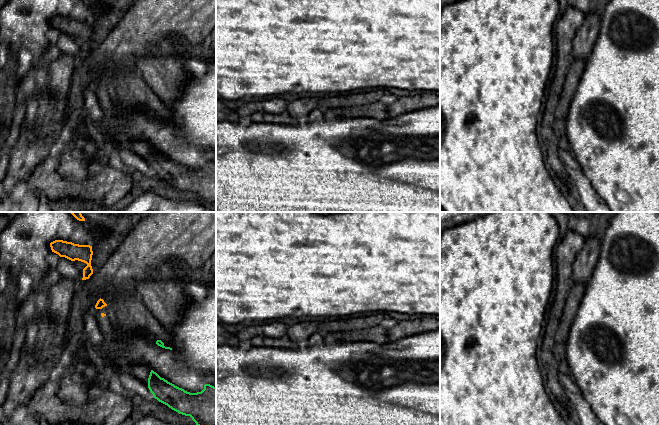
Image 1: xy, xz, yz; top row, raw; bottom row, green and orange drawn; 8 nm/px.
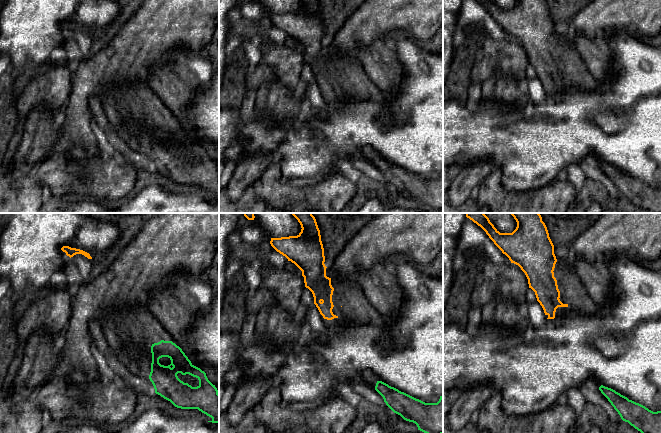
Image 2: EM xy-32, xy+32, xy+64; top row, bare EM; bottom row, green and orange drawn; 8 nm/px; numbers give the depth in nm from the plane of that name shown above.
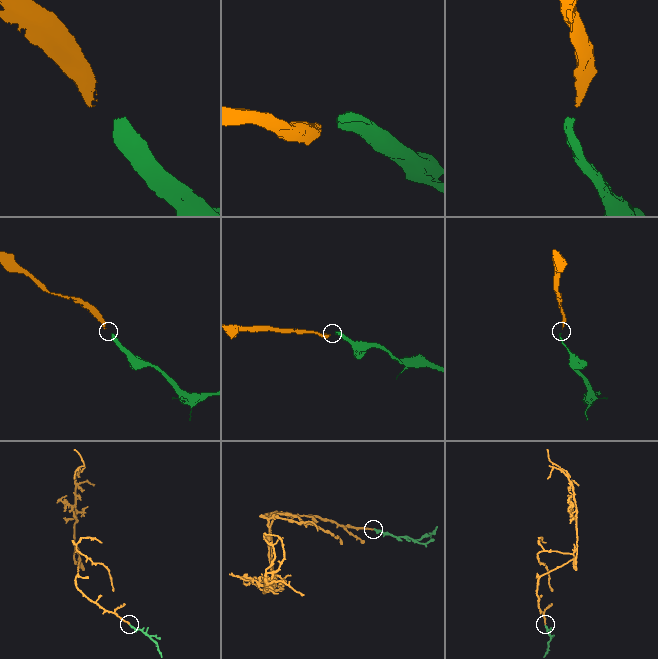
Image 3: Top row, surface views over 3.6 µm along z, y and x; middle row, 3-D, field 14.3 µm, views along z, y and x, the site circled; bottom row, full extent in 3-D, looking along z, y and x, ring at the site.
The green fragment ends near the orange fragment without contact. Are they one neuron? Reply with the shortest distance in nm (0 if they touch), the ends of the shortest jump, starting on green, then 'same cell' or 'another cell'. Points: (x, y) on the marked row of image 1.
460 nm | xy (156, 341), (105, 315) | same cell

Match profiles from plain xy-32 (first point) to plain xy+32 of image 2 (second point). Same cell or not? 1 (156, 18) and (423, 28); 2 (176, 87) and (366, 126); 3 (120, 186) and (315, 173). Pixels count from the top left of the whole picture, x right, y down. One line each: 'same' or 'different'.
1: same
2: different
3: different

